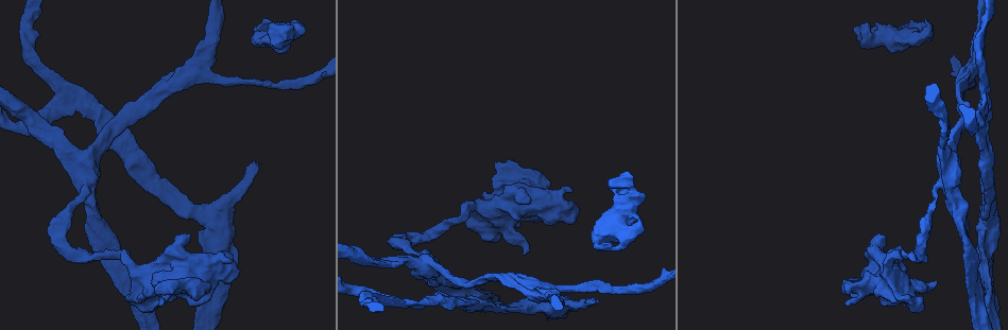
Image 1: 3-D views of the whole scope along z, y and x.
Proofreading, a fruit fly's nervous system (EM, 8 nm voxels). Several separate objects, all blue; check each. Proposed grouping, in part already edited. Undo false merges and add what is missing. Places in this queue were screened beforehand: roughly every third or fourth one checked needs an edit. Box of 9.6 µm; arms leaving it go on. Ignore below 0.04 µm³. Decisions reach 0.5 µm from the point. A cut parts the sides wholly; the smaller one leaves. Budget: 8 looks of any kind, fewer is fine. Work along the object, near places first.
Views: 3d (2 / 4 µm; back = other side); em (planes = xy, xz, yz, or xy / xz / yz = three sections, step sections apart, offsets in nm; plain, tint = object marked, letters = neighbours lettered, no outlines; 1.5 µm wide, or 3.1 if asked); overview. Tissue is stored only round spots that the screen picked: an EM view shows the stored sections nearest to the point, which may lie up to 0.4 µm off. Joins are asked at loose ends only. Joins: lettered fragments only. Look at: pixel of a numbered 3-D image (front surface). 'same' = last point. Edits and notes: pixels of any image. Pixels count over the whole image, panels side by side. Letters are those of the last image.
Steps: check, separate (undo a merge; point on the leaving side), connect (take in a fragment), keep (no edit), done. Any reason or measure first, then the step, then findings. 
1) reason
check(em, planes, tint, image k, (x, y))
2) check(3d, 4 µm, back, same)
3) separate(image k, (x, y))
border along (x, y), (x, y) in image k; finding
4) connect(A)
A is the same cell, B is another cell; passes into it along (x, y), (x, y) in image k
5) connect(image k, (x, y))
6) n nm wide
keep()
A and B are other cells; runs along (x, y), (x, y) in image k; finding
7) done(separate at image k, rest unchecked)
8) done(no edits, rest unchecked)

sudden change in width
check(em, xz, step 4, tint, image 1, (193, 70))

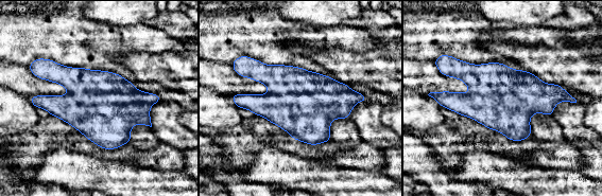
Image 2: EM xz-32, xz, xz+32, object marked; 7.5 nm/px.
what lies round it
check(em, xz, step 4, letters, same)

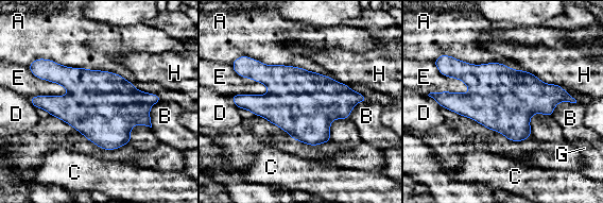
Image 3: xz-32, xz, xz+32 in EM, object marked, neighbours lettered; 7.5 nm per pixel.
keep()
A, B, C, D, E, G and H are other cells; border along (30, 70), (69, 92) in image 3; continuous, no second cell

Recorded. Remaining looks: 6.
thick turns thin
check(em, planes, plain, image 1, (232, 196))

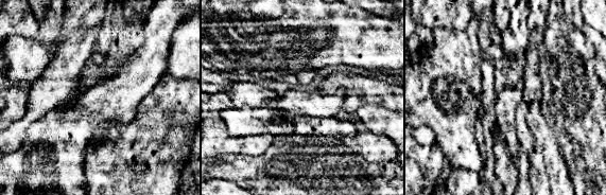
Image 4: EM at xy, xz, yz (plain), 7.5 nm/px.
with the object marked
check(em, planes, tint, same)

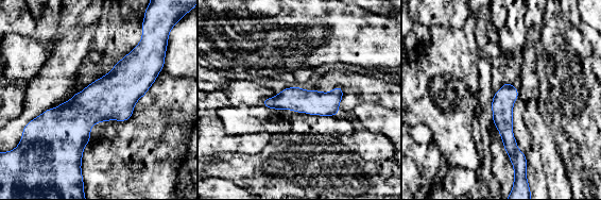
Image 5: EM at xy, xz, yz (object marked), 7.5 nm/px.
check(em, planes, letters, same)

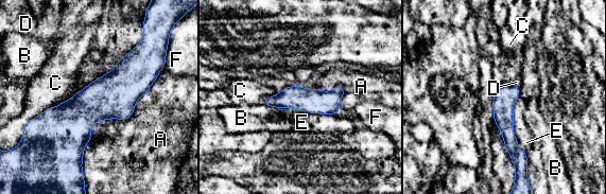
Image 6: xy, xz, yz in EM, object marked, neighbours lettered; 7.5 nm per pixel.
keep()
A, B, C, D, E and F are other cells; border along (513, 125), (527, 172) in image 6; one cell here

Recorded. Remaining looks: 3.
closes a loop
check(3d, 4 µm, image 1, (605, 247))

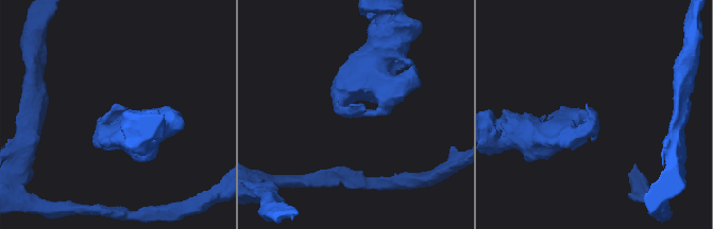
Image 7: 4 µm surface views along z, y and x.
check(em, yz, step 8, tint, image 7, (114, 111))

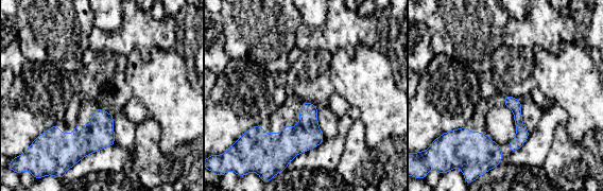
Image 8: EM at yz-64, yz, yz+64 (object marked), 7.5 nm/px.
another direction
check(em, xz, step 4, letters, same)

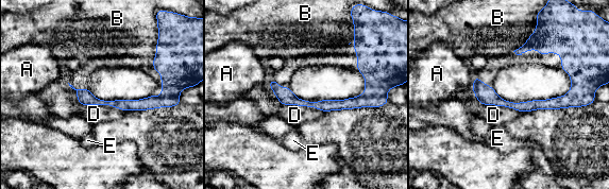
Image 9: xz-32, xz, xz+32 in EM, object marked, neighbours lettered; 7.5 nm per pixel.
D touches over 340 nm
keep()
A, B, D and E are other cells; border along (82, 104), (112, 105), (127, 110) in image 9; one cell here

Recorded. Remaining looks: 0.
done(no edits, rest unchecked)

